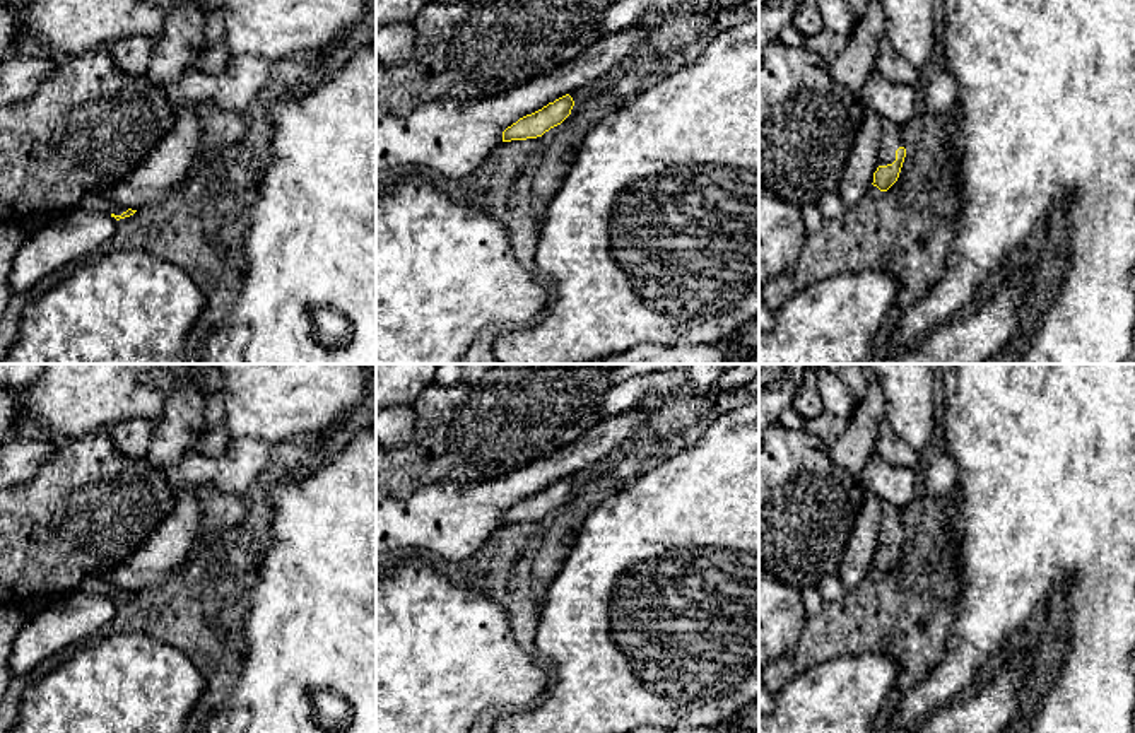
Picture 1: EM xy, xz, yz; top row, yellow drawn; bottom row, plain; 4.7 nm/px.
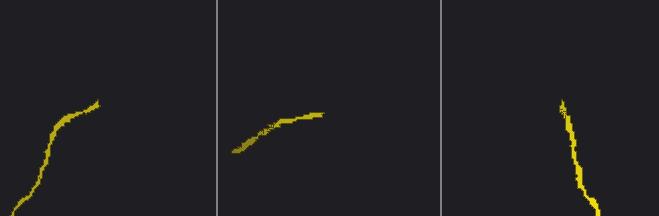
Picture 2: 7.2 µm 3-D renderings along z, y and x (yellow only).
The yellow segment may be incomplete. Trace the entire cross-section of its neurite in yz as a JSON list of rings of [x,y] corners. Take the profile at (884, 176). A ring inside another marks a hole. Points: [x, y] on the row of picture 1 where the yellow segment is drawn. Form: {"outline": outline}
{"outline": [[[882,118],[880,152],[872,185],[887,191],[897,181],[904,157],[903,128]]]}

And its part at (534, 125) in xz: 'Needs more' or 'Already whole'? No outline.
Already whole

